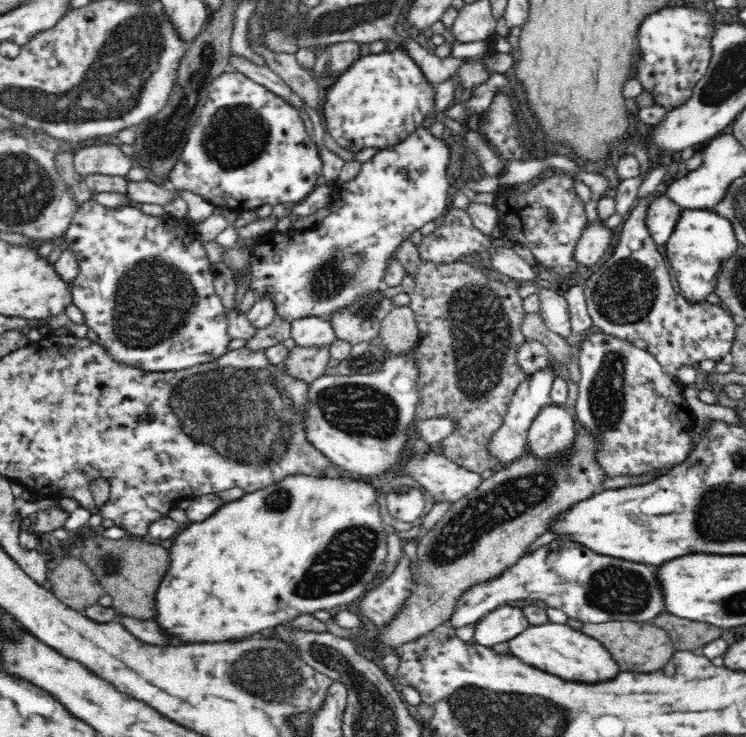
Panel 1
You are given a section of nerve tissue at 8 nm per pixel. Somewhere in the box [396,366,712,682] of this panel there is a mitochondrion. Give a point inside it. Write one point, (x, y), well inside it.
(511, 498)

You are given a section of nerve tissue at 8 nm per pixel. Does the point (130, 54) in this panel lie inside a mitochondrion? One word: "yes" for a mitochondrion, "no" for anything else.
yes

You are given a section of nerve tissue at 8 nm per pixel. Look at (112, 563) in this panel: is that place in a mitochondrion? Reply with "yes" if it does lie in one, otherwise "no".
yes

